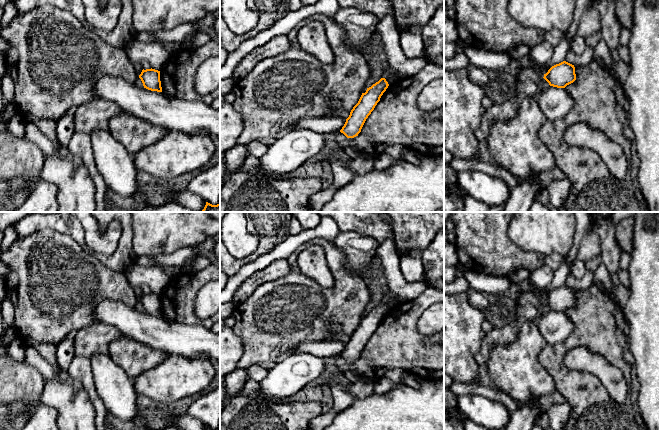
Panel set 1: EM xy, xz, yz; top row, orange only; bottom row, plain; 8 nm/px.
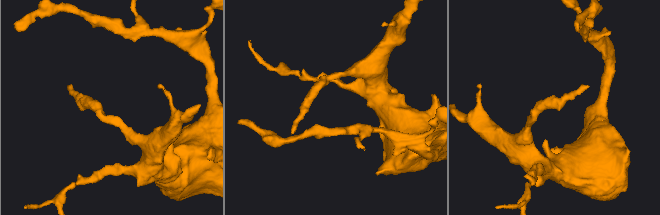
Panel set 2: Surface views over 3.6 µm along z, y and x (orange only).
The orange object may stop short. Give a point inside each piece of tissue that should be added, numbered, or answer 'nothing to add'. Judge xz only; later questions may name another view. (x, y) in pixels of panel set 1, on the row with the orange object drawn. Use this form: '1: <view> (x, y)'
nothing to add

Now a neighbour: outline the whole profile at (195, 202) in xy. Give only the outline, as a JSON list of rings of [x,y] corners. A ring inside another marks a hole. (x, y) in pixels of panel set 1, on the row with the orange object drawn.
[[[187,190],[180,191],[179,193],[175,194],[174,201],[177,204],[189,207],[197,212],[202,212],[207,202],[201,196],[190,193]]]

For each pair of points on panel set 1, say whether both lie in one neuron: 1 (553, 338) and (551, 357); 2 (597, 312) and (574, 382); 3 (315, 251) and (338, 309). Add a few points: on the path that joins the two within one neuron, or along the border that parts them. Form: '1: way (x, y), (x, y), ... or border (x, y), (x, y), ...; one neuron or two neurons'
1: border (571, 332), (562, 342), (553, 345), (547, 344); two neurons
2: way (584, 329), (560, 353), (560, 365); one neuron
3: border (307, 277), (325, 287), (330, 287), (334, 283); two neurons

